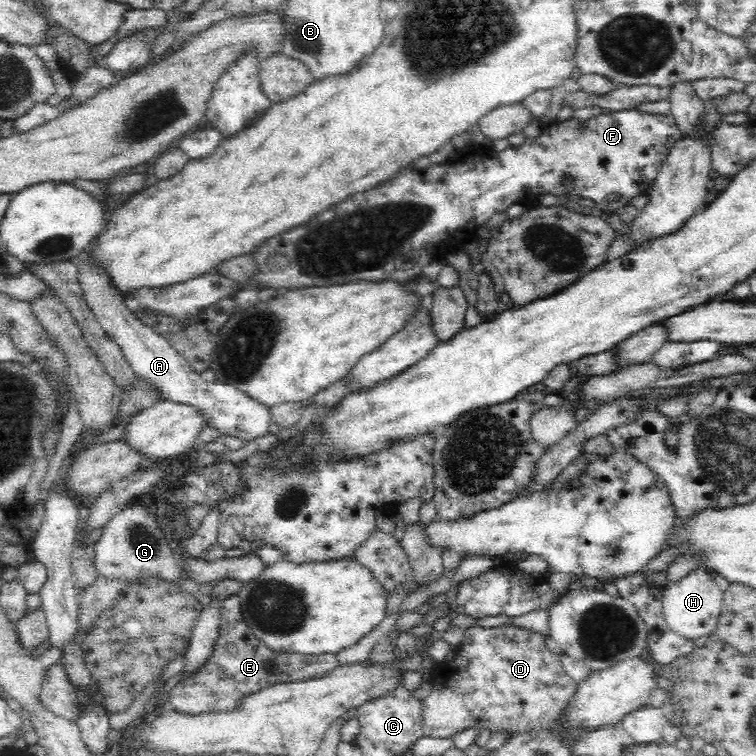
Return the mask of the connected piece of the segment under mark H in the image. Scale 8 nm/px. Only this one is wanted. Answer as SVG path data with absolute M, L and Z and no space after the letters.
M700 568L692 570L679 582L668 583L663 594L663 615L668 628L692 641L714 634L722 610L723 594L718 582Z

